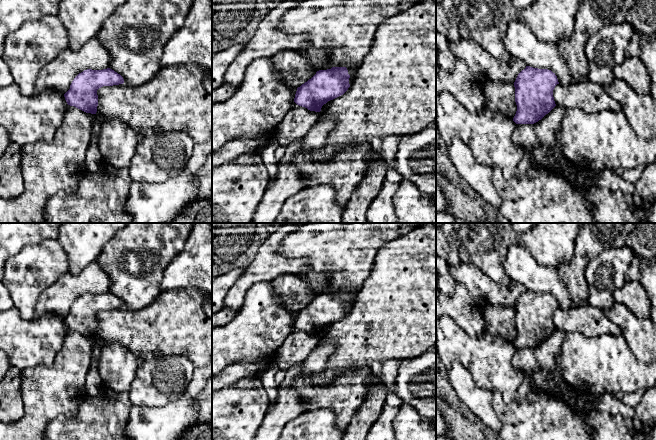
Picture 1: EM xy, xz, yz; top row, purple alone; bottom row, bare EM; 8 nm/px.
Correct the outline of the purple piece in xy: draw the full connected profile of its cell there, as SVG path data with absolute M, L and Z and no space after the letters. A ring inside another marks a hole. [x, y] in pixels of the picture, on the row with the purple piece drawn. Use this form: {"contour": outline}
{"contour": "M87 69L79 73L64 94L68 105L86 113L96 114L98 106L97 90L103 86L123 84L123 77L114 70Z"}

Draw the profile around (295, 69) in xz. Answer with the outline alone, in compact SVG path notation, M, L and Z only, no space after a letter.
M283 50L271 56L275 71L284 83L292 88L298 88L317 72L316 67L308 58L296 50Z

